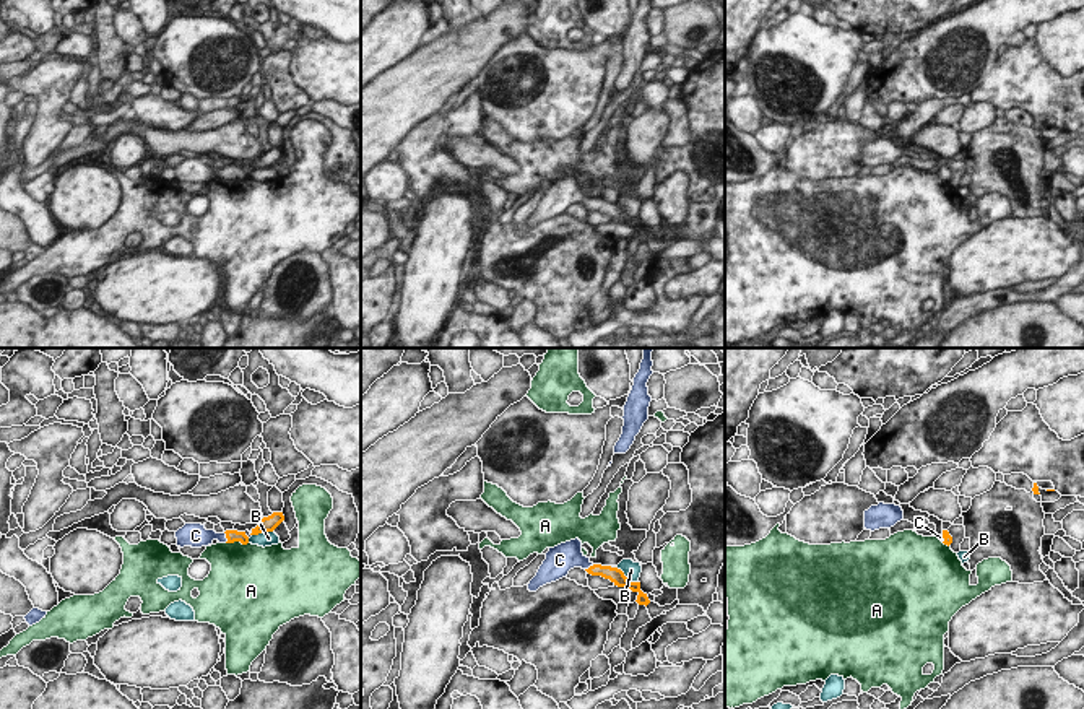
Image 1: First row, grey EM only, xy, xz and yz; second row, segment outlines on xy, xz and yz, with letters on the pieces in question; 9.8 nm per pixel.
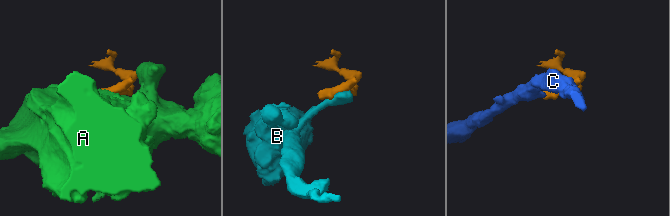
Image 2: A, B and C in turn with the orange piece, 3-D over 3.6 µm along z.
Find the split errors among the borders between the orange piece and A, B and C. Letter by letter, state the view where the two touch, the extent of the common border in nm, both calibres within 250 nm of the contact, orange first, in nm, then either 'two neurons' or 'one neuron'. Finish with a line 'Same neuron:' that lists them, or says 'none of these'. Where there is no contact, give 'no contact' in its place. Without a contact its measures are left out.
A: contact in xy; length 220 nm; calibres 130 and 440 nm; two neurons
B: contact in xz; length 280 nm; calibres 140 and 170 nm; two neurons
C: contact in xy; length 120 nm; calibres 130 and 190 nm; one neuron
Same neuron: C

